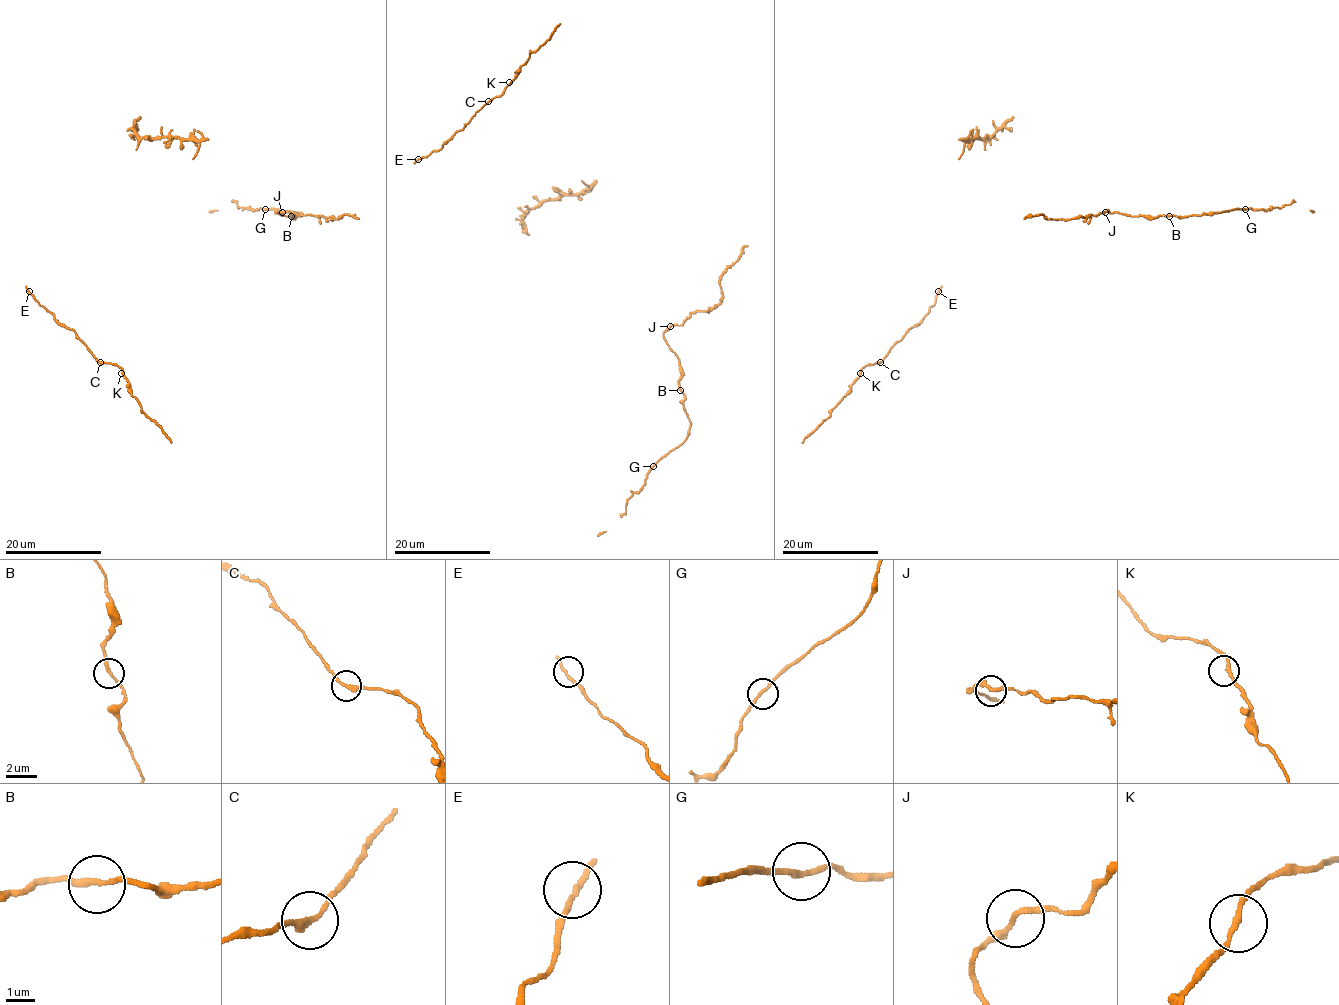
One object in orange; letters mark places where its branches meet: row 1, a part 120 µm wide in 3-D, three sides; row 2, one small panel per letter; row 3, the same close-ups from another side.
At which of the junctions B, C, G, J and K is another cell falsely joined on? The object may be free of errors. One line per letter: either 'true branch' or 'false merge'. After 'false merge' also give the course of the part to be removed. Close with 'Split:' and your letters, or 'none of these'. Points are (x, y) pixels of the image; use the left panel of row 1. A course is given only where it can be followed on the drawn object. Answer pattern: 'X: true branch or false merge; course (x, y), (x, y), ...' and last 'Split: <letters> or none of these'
B: true branch
C: true branch
G: true branch
J: true branch
K: true branch
Split: none of these

